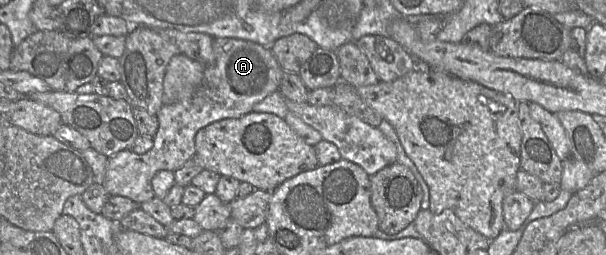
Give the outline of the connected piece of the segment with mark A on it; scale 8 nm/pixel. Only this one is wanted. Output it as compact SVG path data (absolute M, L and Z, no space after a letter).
M214 38L215 62L204 68L201 85L189 98L162 105L157 113L158 129L152 148L144 154L123 150L108 158L102 186L110 196L129 198L137 205L155 197L151 180L161 170L180 169L195 155L195 135L211 123L224 119L240 118L252 112L255 104L279 91L283 73L270 47L235 39Z

